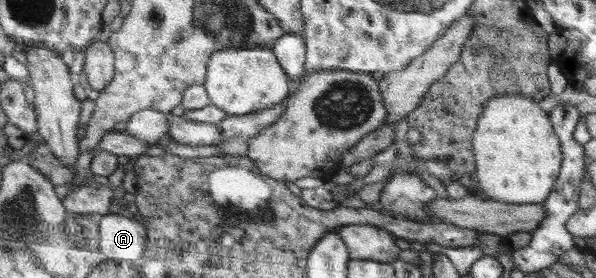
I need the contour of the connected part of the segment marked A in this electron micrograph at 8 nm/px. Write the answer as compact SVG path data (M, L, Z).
M120 214L98 217L99 249L107 259L137 261L147 245L147 229L134 218Z

